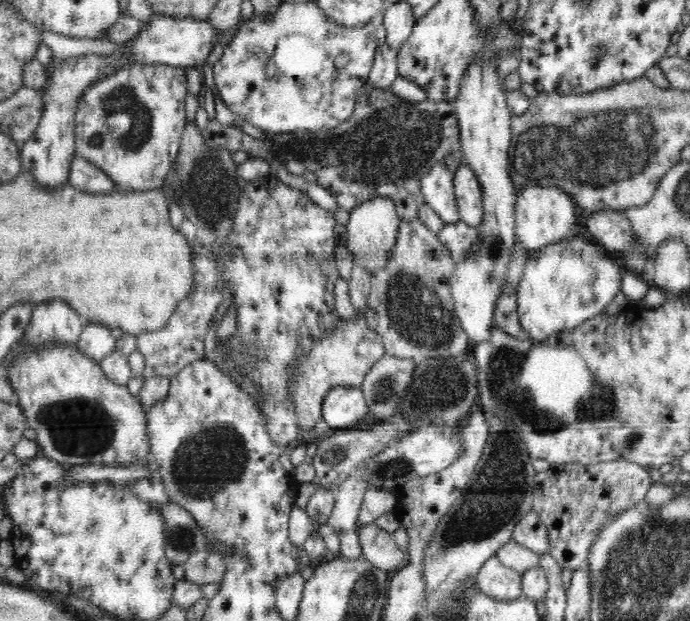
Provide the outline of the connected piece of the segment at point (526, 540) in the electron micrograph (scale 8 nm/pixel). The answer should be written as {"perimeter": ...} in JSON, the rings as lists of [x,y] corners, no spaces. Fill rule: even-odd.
{"perimeter":[[[533,510],[525,514],[514,526],[512,540],[539,555],[550,553],[550,534]]]}

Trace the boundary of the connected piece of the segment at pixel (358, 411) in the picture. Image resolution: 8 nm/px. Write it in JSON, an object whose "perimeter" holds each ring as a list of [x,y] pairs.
{"perimeter":[[[335,386],[332,387],[322,401],[322,419],[332,429],[352,429],[351,425],[356,424],[368,414],[369,408],[365,402],[361,387]]]}

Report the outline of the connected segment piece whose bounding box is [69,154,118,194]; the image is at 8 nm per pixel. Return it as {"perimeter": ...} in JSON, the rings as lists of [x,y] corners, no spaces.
{"perimeter":[[[76,154],[70,164],[69,183],[86,193],[106,193],[118,189],[115,182],[96,165]]]}

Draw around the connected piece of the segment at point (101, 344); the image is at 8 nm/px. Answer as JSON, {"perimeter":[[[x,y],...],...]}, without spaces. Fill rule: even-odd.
{"perimeter":[[[88,321],[83,325],[82,334],[76,343],[78,351],[100,364],[107,354],[115,349],[117,339],[112,335],[110,327]]]}

